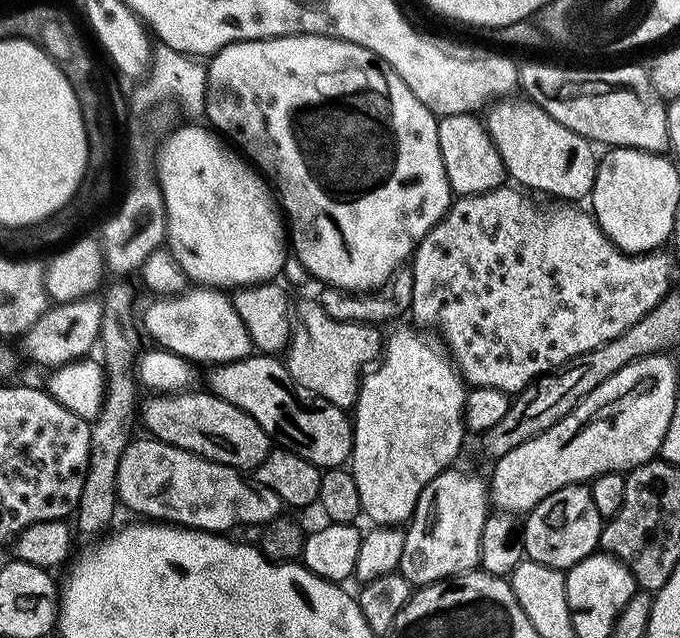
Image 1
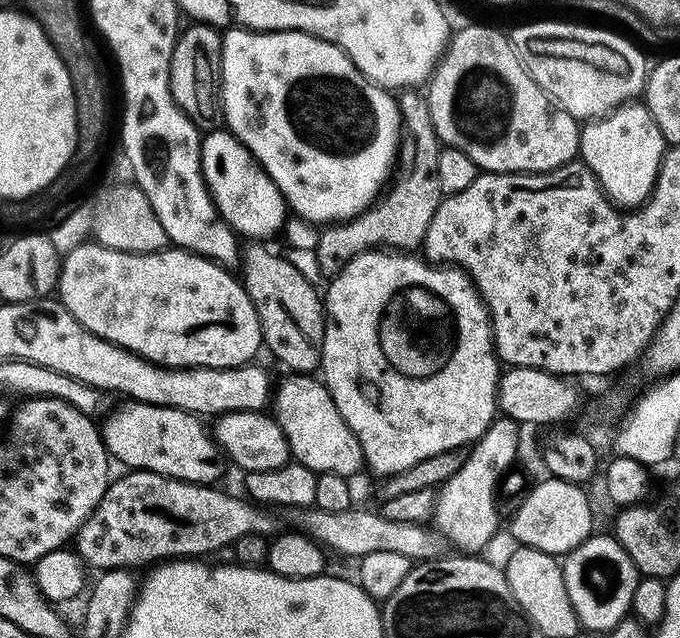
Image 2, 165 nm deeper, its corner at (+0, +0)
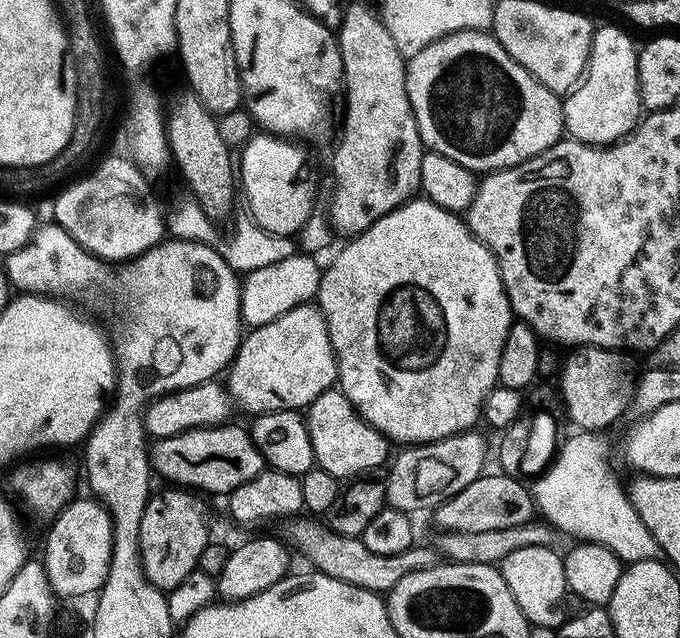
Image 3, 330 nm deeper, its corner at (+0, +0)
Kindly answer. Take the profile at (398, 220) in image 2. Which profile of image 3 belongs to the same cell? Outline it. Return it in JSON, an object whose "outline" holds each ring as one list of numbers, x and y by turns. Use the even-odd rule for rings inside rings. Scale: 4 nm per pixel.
{"outline":[[352,4,349,8,347,5,338,21,340,33,337,31,334,36,344,71,344,129,332,152,332,180,336,185,328,200,326,220,332,232,341,232,344,238,360,235,374,222,378,222,378,218,390,214,390,210,402,206,421,191,422,158,426,151,420,140,410,98,406,94,406,57,400,53,398,46,394,46,394,38,390,38,390,30,386,30,383,19,373,9,372,12,364,4]]}

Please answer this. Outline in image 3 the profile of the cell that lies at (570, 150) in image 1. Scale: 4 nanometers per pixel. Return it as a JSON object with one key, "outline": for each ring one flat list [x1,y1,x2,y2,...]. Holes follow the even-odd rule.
{"outline":[[487,31,452,32,430,42,430,46,418,50,418,54,407,57,404,77,406,94,425,149,466,166,471,172,487,174,499,168,513,168,542,154,565,135,561,97,514,62,495,36]]}

